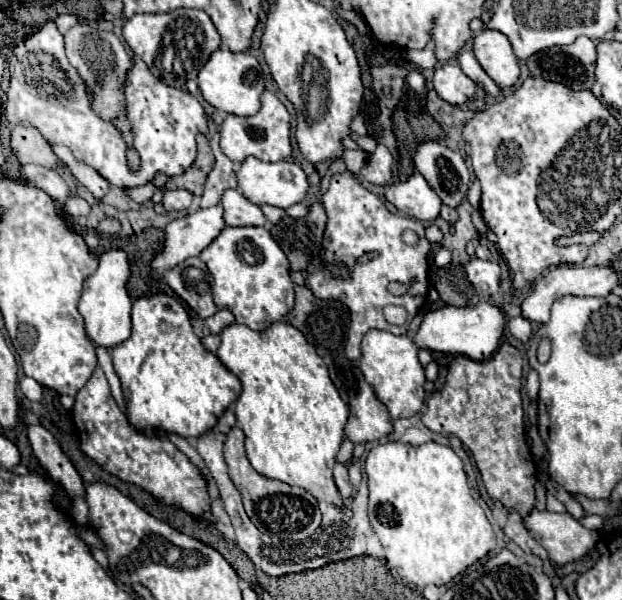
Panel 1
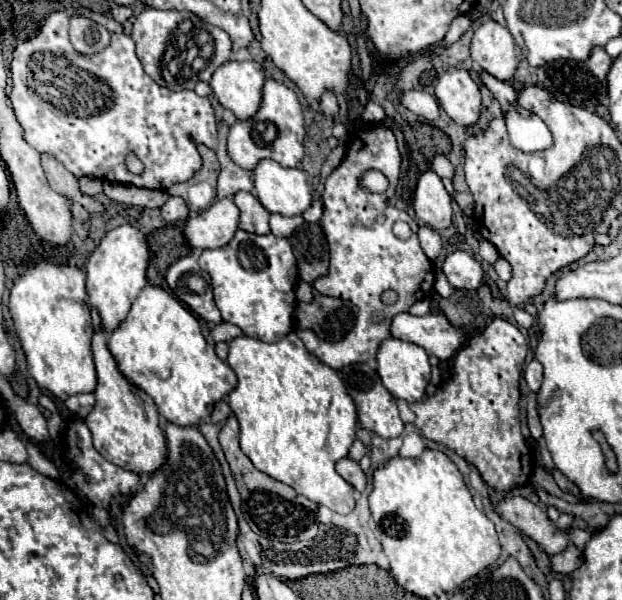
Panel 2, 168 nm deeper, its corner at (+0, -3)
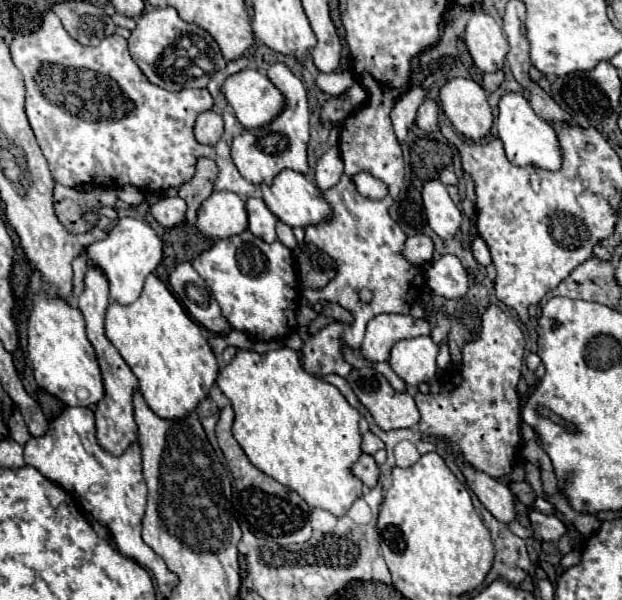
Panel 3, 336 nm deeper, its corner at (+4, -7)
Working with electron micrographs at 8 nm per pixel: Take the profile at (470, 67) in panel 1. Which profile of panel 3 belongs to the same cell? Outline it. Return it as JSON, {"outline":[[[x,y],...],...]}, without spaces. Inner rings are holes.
{"outline":[[[509,92],[501,98],[497,128],[499,128],[499,138],[505,144],[505,152],[507,152],[507,158],[511,164],[535,166],[535,168],[543,168],[543,170],[561,168],[563,152],[561,152],[561,144],[559,144],[555,128],[533,112],[529,100],[525,100],[523,94]]]}

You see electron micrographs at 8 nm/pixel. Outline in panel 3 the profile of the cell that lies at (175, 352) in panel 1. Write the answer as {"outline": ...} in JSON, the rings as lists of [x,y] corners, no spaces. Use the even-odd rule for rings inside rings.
{"outline":[[[149,274],[141,296],[133,304],[127,304],[127,306],[117,302],[109,304],[107,318],[105,318],[105,336],[119,350],[123,360],[129,364],[129,368],[137,376],[139,392],[145,396],[145,402],[149,404],[149,408],[161,418],[171,420],[193,412],[199,400],[209,396],[209,388],[217,380],[219,366],[213,350],[203,338],[201,326],[189,318],[189,314],[183,310],[183,306],[177,302],[177,298],[171,294],[167,284],[157,274]]]}

